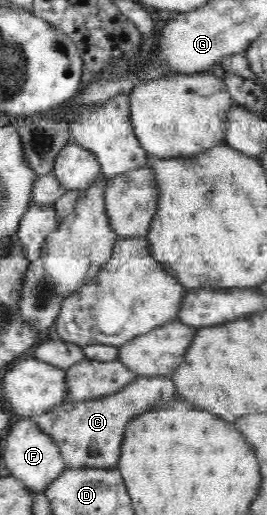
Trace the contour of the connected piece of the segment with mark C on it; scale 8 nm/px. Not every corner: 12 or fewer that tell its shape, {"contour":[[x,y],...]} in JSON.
{"contour":[[172,377],[28,418],[65,468],[117,469],[133,419],[177,400]]}

